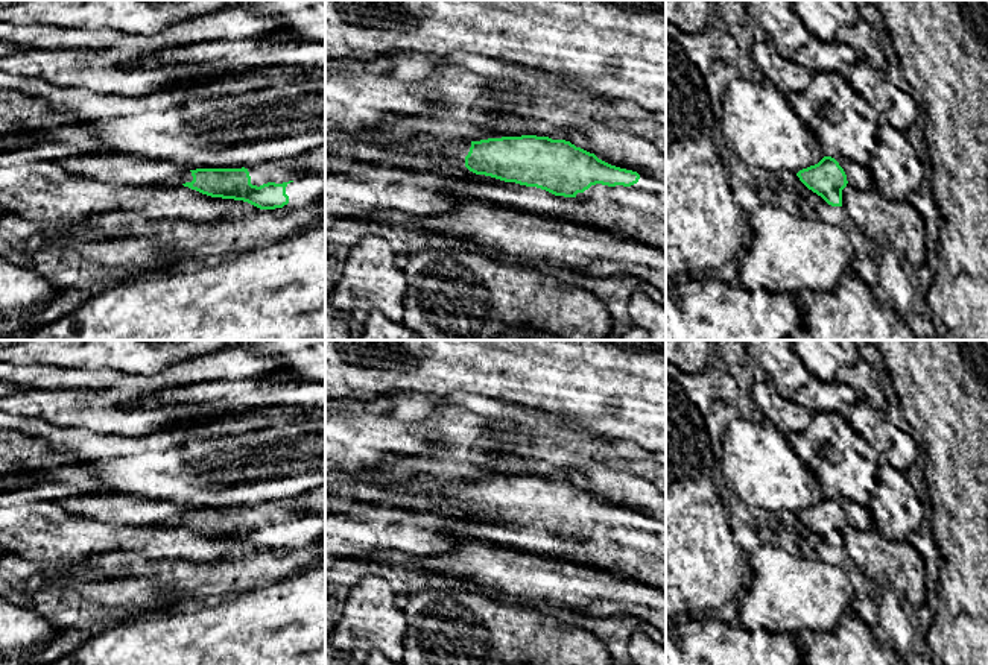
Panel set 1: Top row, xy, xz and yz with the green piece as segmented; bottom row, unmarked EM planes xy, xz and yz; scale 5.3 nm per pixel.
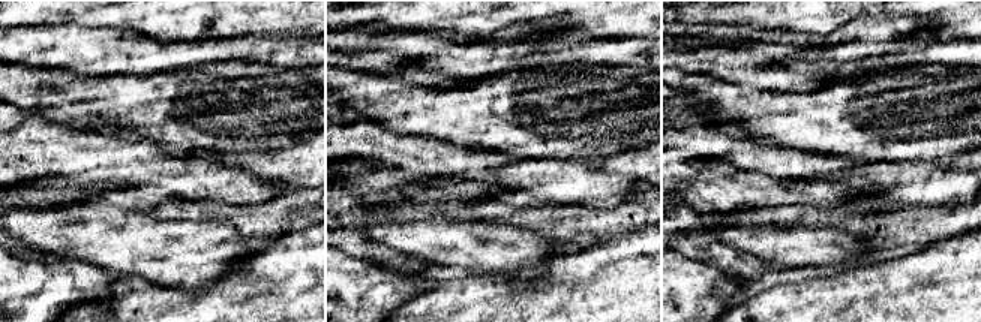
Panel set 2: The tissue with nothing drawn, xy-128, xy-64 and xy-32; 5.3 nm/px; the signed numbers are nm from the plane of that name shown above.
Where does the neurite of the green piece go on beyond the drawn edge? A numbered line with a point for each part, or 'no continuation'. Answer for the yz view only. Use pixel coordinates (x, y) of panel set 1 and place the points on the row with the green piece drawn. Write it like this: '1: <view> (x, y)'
1: yz (859, 176)

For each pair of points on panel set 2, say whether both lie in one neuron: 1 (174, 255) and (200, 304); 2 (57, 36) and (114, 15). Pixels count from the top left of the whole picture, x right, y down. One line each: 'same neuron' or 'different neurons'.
1: different neurons
2: different neurons

